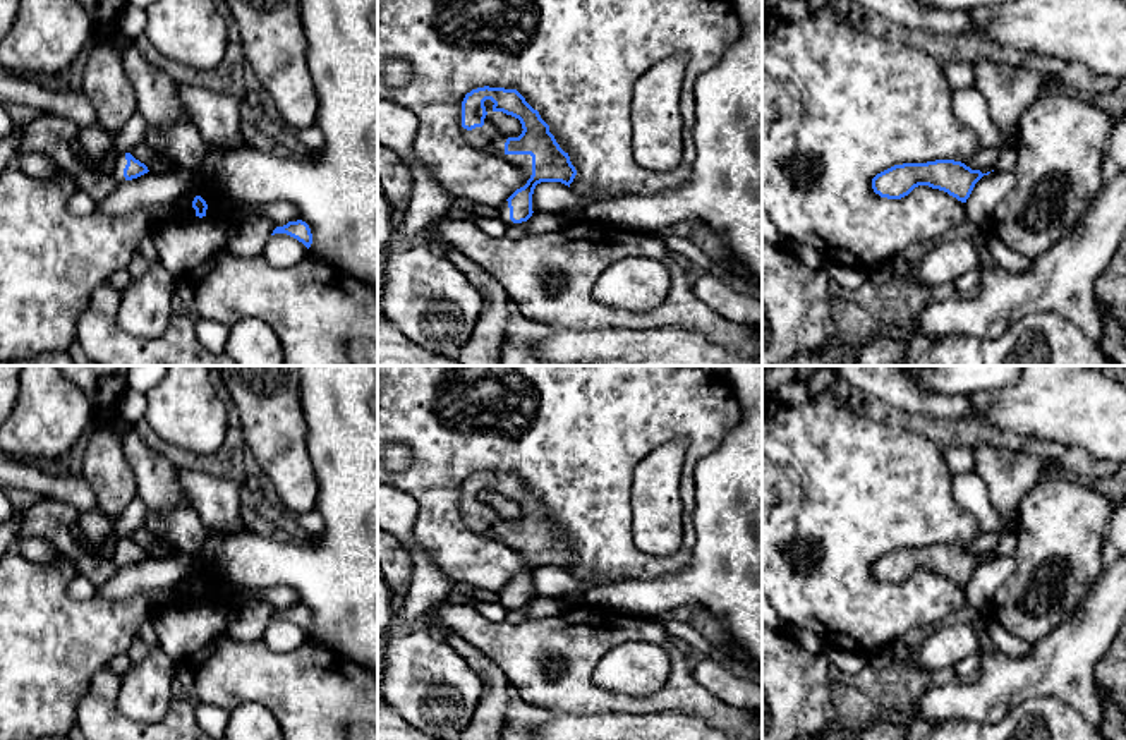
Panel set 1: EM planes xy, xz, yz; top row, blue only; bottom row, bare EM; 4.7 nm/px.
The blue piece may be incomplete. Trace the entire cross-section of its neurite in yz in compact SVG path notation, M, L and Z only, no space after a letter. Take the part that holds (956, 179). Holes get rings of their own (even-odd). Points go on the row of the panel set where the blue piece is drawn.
M935 160L927 163L894 165L872 179L872 189L881 197L901 199L918 185L939 189L966 203L975 184L989 175L980 170L972 170L961 161Z

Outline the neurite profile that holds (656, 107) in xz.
M685 55L666 57L633 86L633 158L652 172L669 172L683 156L681 84Z

